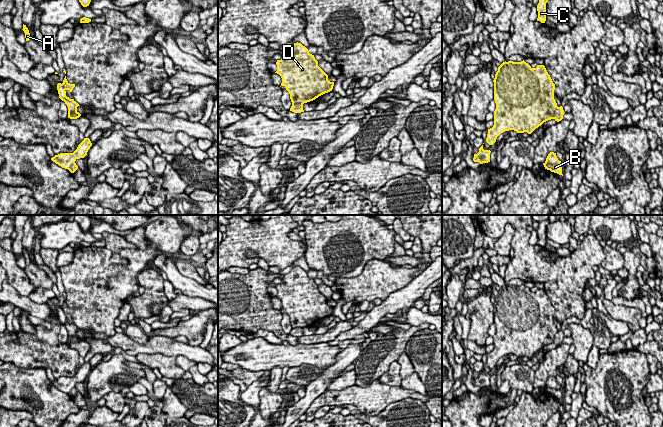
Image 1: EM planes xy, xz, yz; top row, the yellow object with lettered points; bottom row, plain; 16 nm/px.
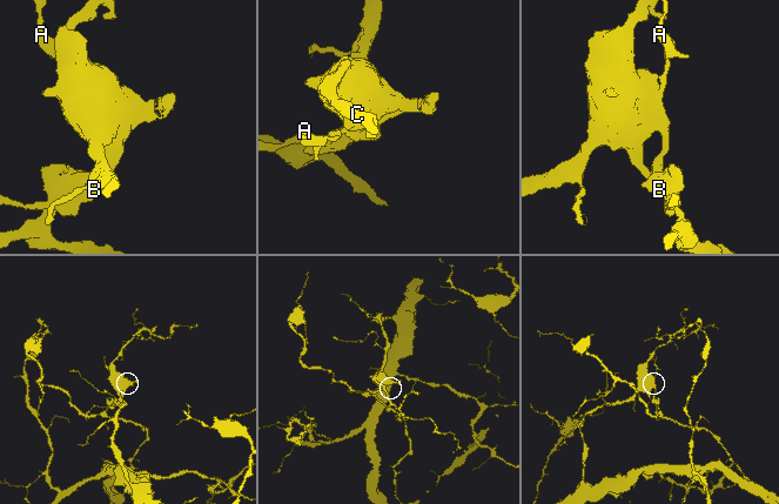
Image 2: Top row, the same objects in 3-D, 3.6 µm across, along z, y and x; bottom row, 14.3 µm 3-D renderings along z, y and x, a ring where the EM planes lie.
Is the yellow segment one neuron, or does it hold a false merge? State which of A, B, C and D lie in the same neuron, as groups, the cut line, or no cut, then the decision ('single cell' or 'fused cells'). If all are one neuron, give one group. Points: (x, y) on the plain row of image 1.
A / B C D; cut in yz along (544, 389), (549, 387), (560, 390); fused cells

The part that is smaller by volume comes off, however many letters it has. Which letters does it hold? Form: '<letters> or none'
A

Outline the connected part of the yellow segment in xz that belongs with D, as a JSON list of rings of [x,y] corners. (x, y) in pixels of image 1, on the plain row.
[[[294,267],[282,278],[282,283],[277,284],[277,295],[282,302],[281,310],[284,310],[290,318],[292,328],[307,327],[319,320],[332,315],[334,306],[328,304],[328,299],[318,290],[314,279],[301,267]]]

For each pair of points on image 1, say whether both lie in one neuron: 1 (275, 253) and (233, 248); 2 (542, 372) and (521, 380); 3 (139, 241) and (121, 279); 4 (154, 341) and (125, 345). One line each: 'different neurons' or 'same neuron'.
1: same neuron
2: different neurons
3: different neurons
4: same neuron

